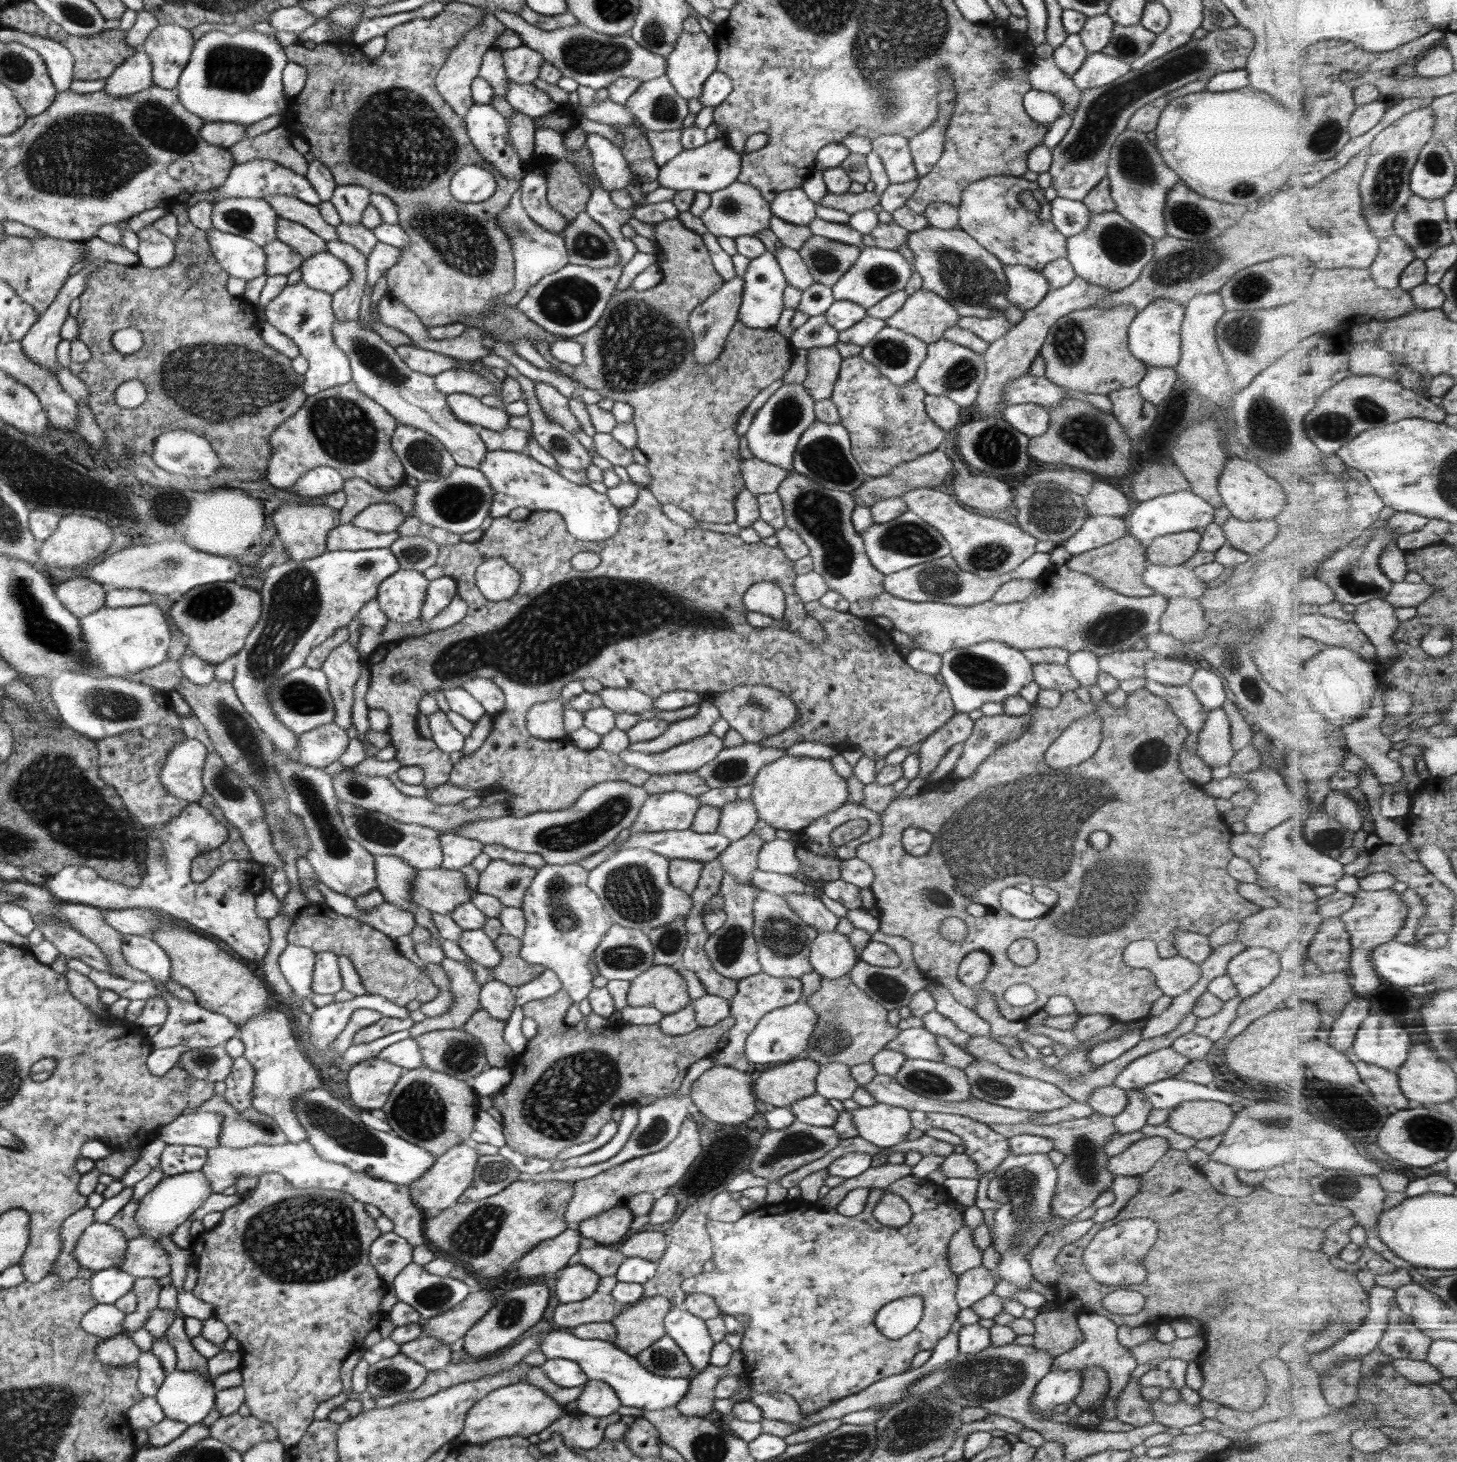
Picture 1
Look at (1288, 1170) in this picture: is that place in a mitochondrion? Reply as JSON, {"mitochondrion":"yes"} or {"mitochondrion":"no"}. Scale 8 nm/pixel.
{"mitochondrion":"no"}

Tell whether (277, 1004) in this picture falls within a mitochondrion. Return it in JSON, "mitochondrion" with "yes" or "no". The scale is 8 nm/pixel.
{"mitochondrion":"no"}

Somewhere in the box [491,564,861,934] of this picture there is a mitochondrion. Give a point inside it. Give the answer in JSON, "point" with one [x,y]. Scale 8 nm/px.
{"point":[580,832]}

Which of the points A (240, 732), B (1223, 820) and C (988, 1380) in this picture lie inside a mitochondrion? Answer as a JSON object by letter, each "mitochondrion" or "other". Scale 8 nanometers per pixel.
{"A":"mitochondrion","B":"other","C":"mitochondrion"}

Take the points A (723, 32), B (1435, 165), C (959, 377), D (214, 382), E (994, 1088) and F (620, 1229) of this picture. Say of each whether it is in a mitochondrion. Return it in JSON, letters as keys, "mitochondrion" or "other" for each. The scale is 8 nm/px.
{"A":"other","B":"mitochondrion","C":"mitochondrion","D":"mitochondrion","E":"mitochondrion","F":"other"}

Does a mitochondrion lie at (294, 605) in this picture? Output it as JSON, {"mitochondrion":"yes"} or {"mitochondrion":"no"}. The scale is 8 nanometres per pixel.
{"mitochondrion":"yes"}

